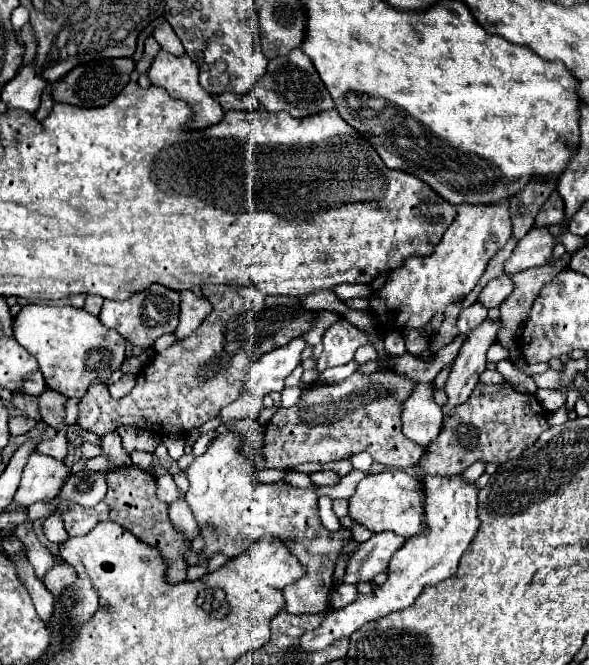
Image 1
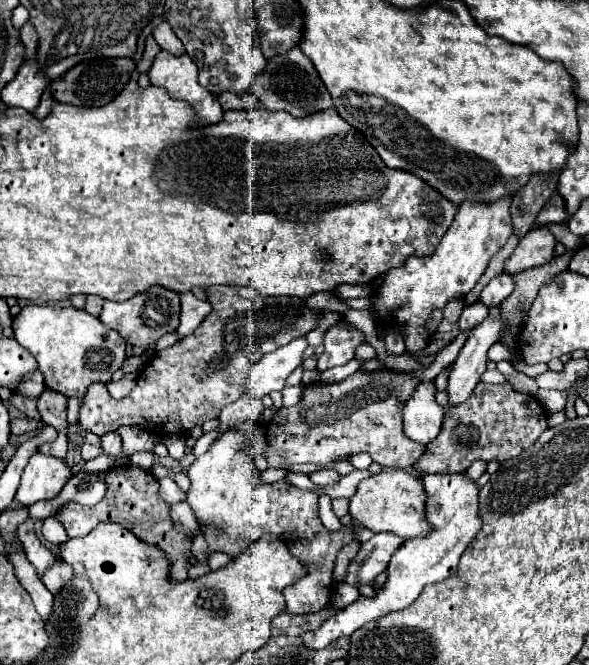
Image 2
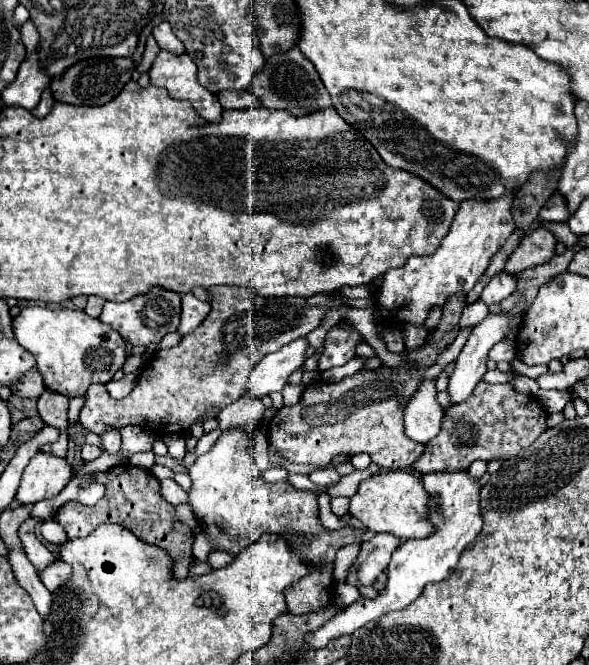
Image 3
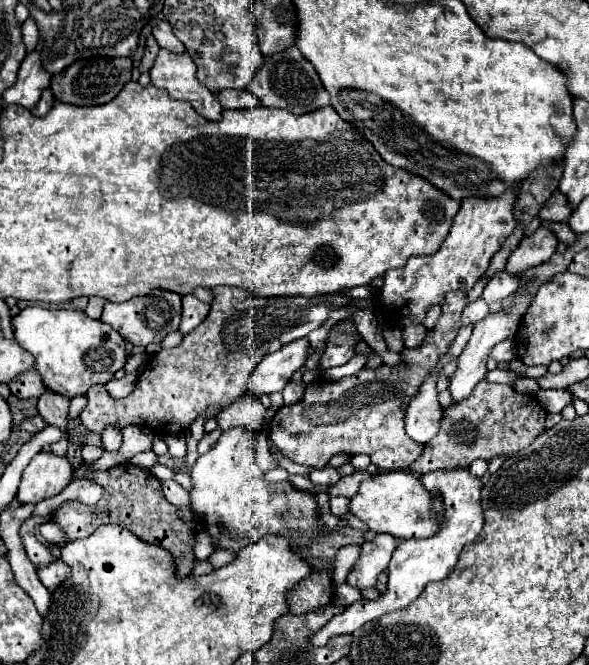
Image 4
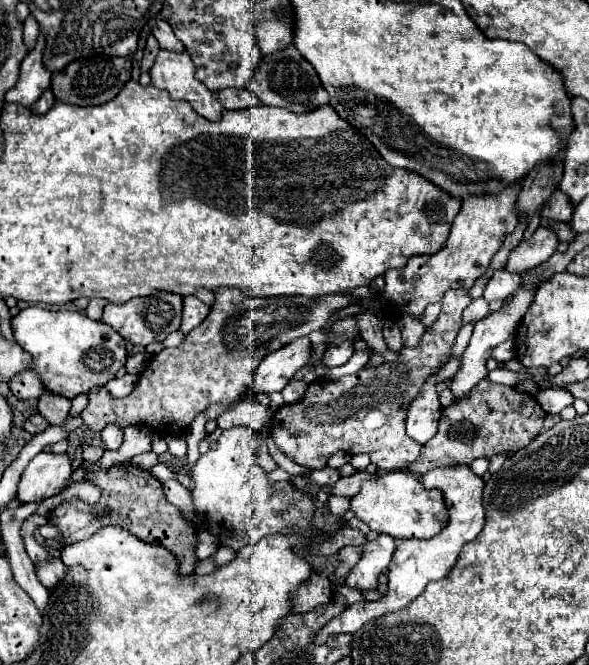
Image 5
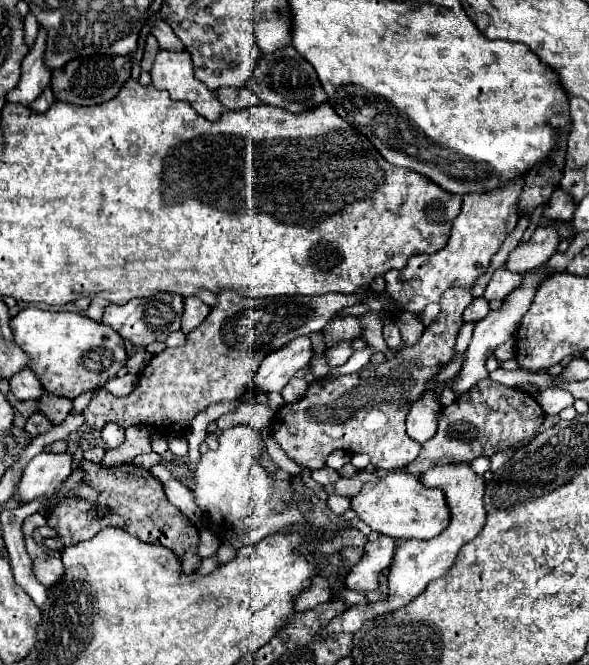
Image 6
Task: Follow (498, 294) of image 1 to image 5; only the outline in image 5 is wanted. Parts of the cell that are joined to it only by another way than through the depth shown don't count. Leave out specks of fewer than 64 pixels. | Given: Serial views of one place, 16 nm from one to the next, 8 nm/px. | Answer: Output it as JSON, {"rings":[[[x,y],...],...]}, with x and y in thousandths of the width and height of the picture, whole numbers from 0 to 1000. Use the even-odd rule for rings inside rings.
{"rings":[[[849,403],[832,418],[832,424],[829,424],[825,436],[822,436],[822,451],[829,451],[829,454],[835,454],[835,451],[856,451],[883,427],[886,427],[886,415],[883,412],[869,412],[859,403]]]}

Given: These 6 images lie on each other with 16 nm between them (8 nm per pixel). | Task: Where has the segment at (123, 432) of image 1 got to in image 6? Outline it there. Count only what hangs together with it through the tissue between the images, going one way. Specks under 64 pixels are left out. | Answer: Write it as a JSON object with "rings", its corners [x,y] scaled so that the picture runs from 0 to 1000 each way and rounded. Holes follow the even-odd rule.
{"rings":[[[221,641],[221,644],[214,644],[211,668],[204,674],[197,674],[197,677],[180,677],[180,686],[170,695],[170,701],[194,701],[194,698],[207,698],[207,695],[214,698],[214,695],[224,695],[238,683],[258,680],[255,653],[258,650],[248,641]]]}

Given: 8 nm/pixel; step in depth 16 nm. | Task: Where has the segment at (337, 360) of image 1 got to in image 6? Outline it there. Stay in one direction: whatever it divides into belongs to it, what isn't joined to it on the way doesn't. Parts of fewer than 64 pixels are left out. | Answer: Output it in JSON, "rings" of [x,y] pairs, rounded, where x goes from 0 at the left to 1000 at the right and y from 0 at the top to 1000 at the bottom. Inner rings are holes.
{"rings":[[[594,514],[567,517],[564,523],[557,523],[557,526],[553,526],[553,538],[557,538],[560,550],[577,550],[577,547],[584,547],[584,544],[587,544],[594,535],[598,535]]]}

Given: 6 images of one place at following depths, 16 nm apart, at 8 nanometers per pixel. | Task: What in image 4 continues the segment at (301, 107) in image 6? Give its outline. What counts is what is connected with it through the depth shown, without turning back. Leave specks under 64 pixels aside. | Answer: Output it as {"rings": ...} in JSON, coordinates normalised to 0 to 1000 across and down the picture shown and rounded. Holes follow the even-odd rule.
{"rings":[[[503,69],[448,87],[448,96],[435,105],[428,123],[421,126],[421,135],[428,135],[448,159],[482,162],[496,171],[520,171],[547,159],[560,159],[560,144],[550,135],[533,99],[516,84],[509,84],[509,75]]]}

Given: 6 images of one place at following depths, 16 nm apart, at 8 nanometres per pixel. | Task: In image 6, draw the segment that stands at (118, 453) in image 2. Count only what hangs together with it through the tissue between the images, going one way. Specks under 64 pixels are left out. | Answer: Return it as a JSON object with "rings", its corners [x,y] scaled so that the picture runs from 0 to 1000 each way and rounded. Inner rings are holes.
{"rings":[[[183,635],[183,638],[173,644],[173,662],[177,662],[180,674],[200,674],[200,671],[211,665],[211,659],[214,659],[211,644],[200,641],[200,638]]]}

